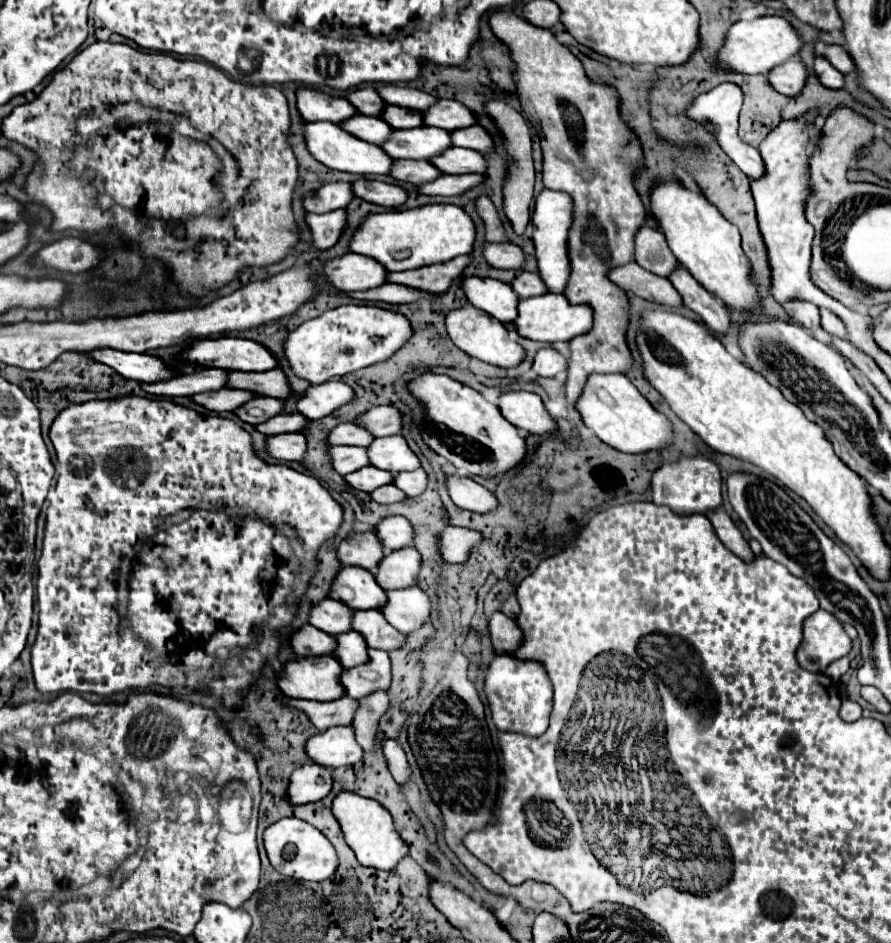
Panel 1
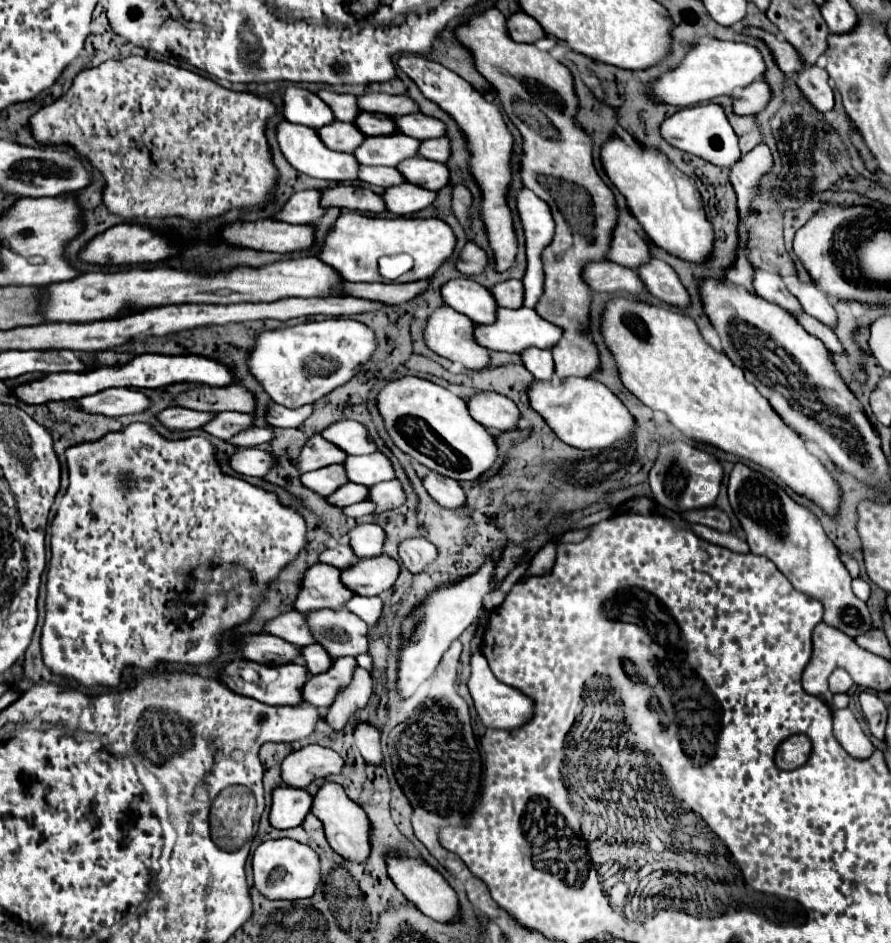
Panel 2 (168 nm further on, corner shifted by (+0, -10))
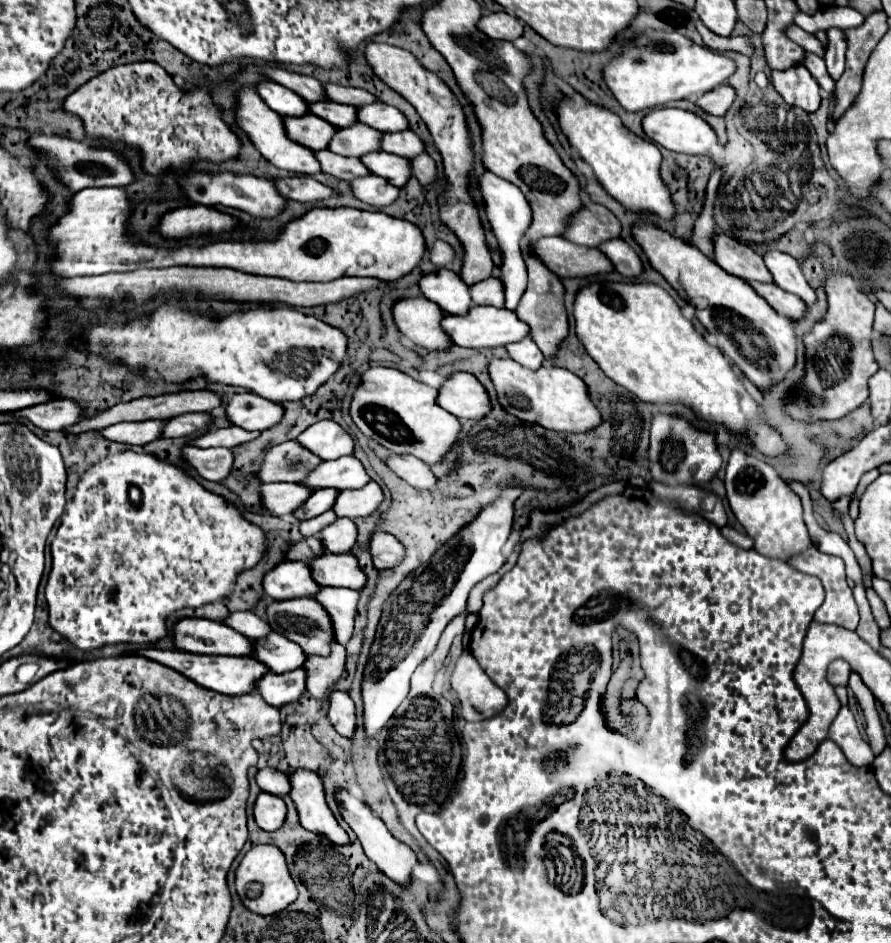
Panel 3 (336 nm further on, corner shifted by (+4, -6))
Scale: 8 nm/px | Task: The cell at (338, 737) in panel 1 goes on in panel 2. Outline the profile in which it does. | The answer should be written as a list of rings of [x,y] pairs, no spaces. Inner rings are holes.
[[[311,744],[303,750],[291,752],[283,760],[281,778],[285,786],[307,788],[315,778],[325,778],[327,774],[341,772],[343,764],[343,758],[335,750]]]

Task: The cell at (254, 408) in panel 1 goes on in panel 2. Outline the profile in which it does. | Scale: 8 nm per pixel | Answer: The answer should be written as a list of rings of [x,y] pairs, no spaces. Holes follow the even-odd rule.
[[[221,412],[217,414],[213,420],[209,420],[209,424],[203,426],[203,430],[215,438],[221,440],[229,440],[233,438],[237,432],[249,428],[253,422],[251,414],[241,414],[241,412]]]

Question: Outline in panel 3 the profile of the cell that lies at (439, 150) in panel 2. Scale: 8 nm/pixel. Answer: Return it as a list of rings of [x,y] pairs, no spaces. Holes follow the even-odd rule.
[[[405,130],[405,132],[399,132],[399,134],[397,132],[385,134],[383,150],[389,152],[389,154],[405,156],[405,158],[415,158],[415,156],[425,152],[425,144],[415,132]]]

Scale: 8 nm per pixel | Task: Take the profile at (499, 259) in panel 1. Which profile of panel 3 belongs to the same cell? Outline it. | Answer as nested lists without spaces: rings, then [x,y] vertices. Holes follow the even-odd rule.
[[[437,240],[435,246],[431,248],[431,262],[437,266],[437,268],[443,268],[447,266],[449,262],[455,260],[455,250],[451,244],[443,242],[443,240]]]

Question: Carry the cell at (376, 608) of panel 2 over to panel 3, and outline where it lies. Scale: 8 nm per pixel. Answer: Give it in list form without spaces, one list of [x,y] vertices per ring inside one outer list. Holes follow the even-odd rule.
[[[323,588],[321,596],[315,598],[319,604],[329,608],[329,616],[333,616],[333,626],[337,628],[337,642],[345,646],[353,634],[359,592],[349,588]]]

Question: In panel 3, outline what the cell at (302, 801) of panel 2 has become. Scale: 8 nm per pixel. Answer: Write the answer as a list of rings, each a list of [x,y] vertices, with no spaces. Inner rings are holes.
[[[261,792],[255,806],[253,806],[253,816],[255,816],[255,822],[261,830],[273,832],[283,826],[285,816],[287,816],[287,806],[279,796]]]

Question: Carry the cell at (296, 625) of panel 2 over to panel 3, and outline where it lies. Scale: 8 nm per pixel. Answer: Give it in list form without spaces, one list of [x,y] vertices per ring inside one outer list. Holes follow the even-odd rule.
[[[235,612],[233,616],[229,616],[229,620],[223,620],[223,622],[227,622],[231,628],[237,628],[237,632],[241,632],[243,636],[249,636],[251,640],[265,638],[273,632],[271,624],[253,612]]]

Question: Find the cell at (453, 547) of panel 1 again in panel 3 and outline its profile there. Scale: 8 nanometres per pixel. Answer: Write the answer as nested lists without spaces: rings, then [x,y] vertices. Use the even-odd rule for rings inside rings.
[[[377,530],[371,538],[371,554],[375,568],[385,570],[397,566],[405,558],[405,546],[393,534]]]

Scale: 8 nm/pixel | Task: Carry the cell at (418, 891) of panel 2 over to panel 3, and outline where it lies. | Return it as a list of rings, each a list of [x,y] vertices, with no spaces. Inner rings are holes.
[[[339,792],[339,794],[337,794],[337,800],[339,800],[339,804],[341,804],[341,814],[343,814],[345,822],[347,822],[347,824],[353,828],[353,832],[357,834],[357,838],[359,838],[359,842],[361,842],[365,854],[367,854],[367,858],[373,860],[375,866],[377,866],[387,878],[391,878],[391,880],[397,882],[399,886],[409,886],[409,884],[411,884],[411,872],[413,872],[413,868],[415,868],[417,862],[419,862],[417,856],[415,856],[415,852],[413,852],[407,844],[399,842],[399,840],[387,830],[385,822],[383,822],[379,816],[375,816],[375,814],[371,812],[371,808],[369,808],[367,804],[363,804],[359,798],[355,798],[355,796],[347,794],[347,792]]]

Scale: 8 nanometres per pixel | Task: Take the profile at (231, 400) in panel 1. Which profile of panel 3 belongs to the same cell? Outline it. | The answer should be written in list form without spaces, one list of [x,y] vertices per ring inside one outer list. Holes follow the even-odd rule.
[[[143,420],[143,422],[133,422],[133,424],[113,424],[109,428],[103,428],[101,434],[107,440],[115,440],[115,442],[125,442],[131,446],[145,446],[151,440],[161,438],[161,432],[165,428],[169,420]]]

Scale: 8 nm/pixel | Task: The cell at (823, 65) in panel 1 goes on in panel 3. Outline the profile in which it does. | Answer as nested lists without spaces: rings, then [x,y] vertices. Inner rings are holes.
[[[803,64],[781,72],[773,70],[771,82],[783,100],[791,106],[803,108],[805,112],[815,112],[821,104],[821,88]]]

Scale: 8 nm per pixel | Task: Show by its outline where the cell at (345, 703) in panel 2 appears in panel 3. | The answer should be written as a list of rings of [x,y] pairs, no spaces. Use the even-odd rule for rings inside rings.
[[[333,644],[331,654],[327,658],[323,656],[309,656],[309,662],[305,662],[305,670],[309,672],[309,694],[317,700],[329,698],[333,692],[333,686],[345,678],[347,652],[341,644]]]

